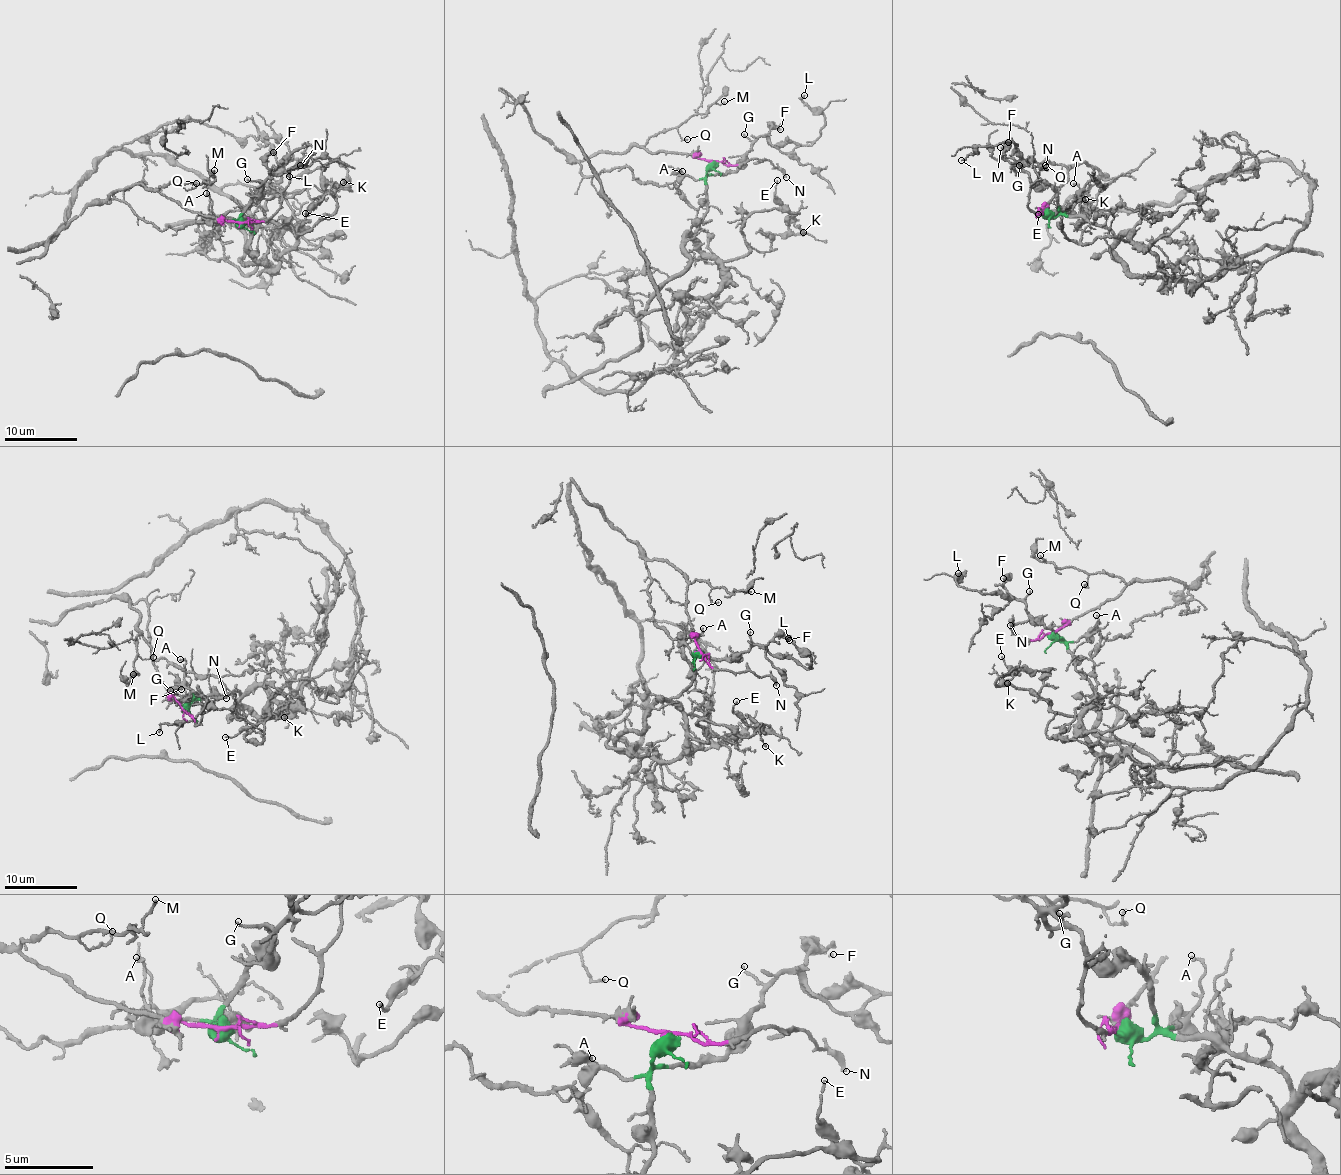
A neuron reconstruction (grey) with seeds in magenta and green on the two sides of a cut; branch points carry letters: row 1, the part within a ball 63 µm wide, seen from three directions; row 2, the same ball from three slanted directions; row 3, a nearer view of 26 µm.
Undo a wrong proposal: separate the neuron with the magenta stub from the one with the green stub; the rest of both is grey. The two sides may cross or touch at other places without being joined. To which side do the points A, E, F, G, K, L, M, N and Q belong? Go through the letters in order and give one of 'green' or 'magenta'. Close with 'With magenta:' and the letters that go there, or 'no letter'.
A: green
E: green
F: green
G: green
K: green
L: green
M: magenta
N: magenta
Q: magenta
With magenta: M, N, Q

